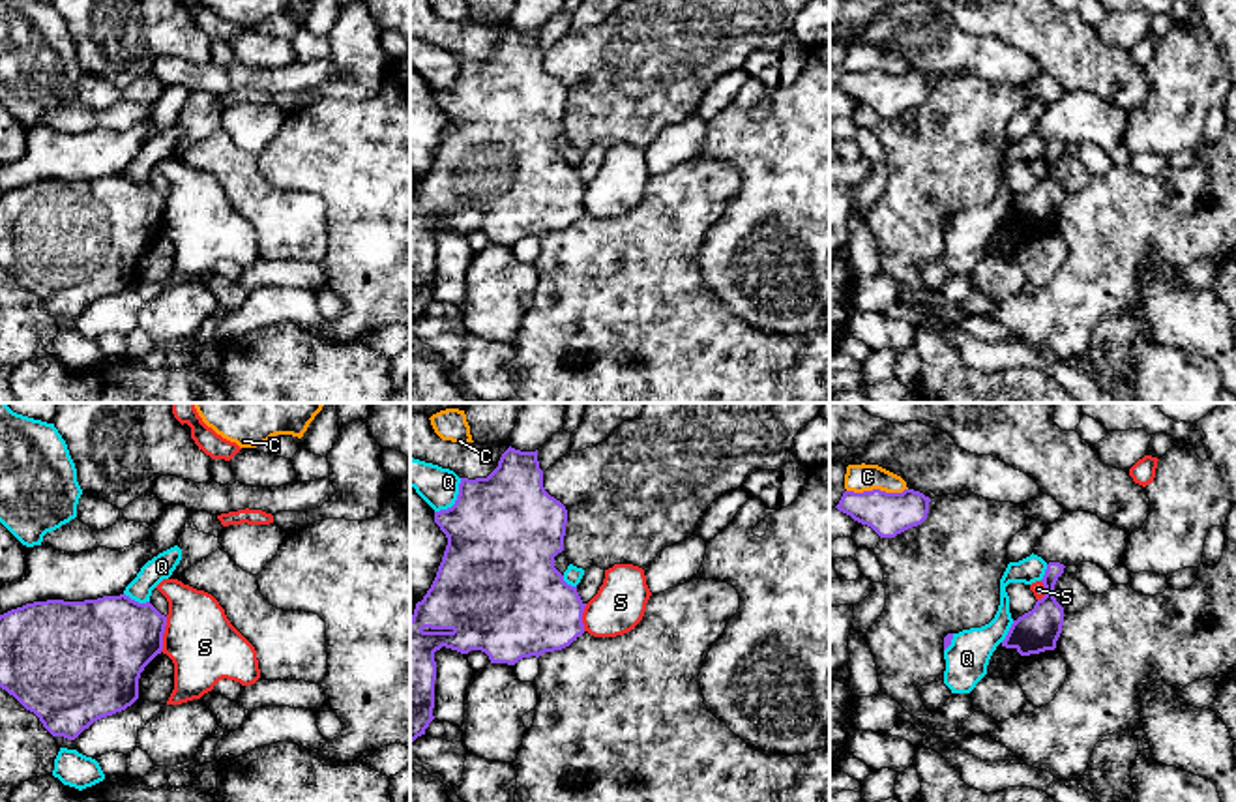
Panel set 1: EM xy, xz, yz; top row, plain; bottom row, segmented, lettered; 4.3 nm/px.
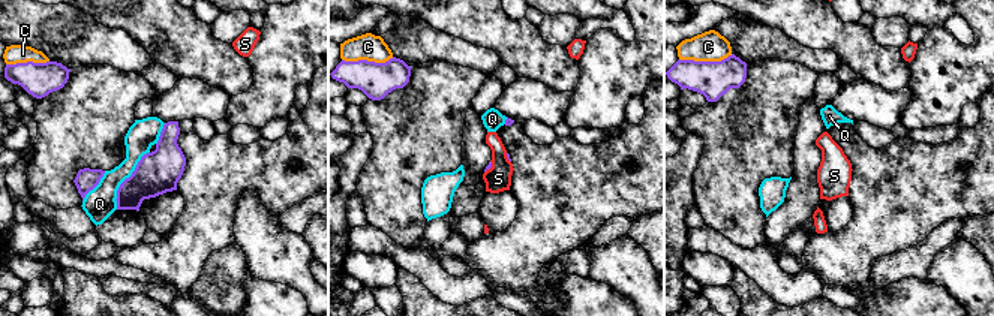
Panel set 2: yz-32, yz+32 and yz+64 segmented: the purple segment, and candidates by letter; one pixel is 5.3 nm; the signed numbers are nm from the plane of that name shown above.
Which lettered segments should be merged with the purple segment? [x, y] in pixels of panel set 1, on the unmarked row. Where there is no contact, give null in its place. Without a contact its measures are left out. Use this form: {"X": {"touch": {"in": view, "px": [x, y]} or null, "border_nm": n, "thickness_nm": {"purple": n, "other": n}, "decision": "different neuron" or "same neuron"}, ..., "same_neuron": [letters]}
{"C": {"touch": {"in": "yz", "px": [877, 70]}, "border_nm": 260, "thickness_nm": {"purple": 190, "other": 120}, "decision": "different neuron"}, "Q": {"touch": {"in": "xz", "px": [456, 81]}, "border_nm": 190, "thickness_nm": {"purple": 480, "other": 170}, "decision": "different neuron"}, "S": {"touch": {"in": "xy", "px": [163, 212]}, "border_nm": 160, "thickness_nm": {"purple": 380, "other": 300}, "decision": "different neuron"}, "same_neuron": []}

